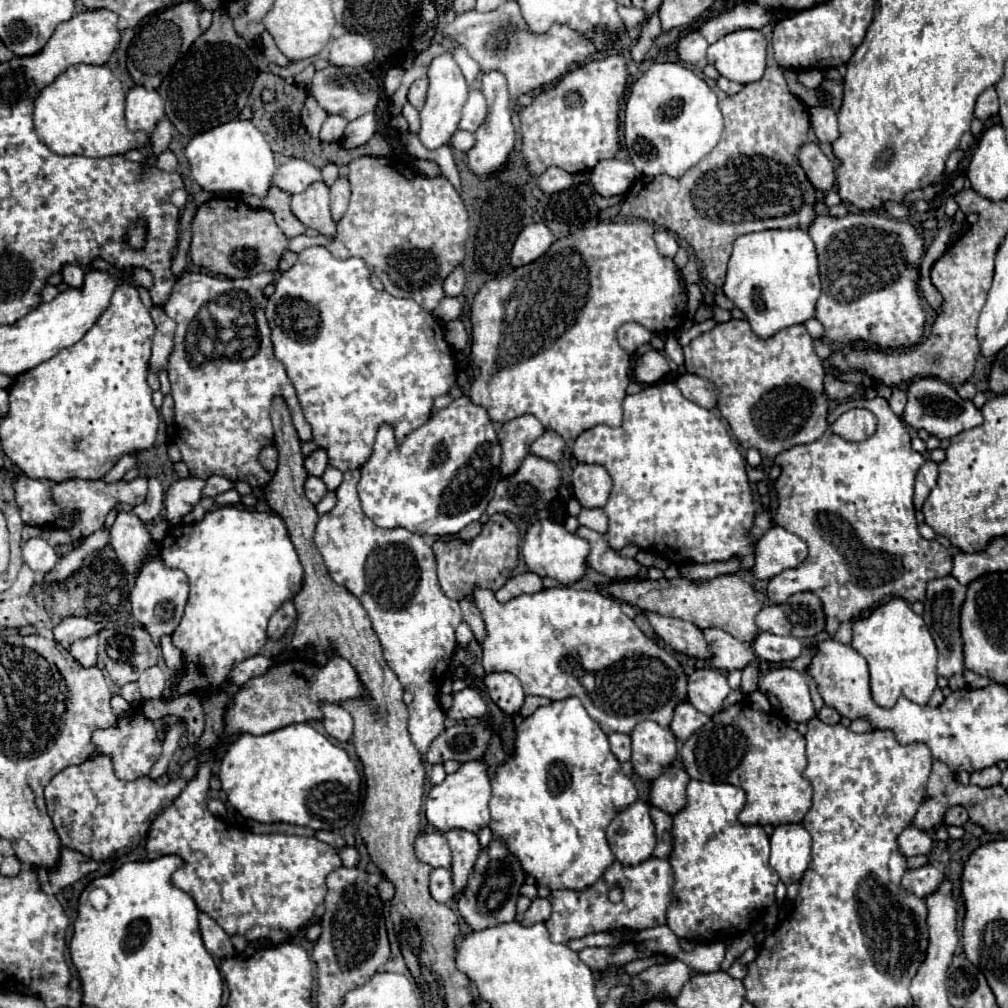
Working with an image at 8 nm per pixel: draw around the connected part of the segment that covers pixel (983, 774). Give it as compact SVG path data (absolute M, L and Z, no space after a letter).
M992 765L992 767L984 767L980 771L974 771L970 775L970 783L978 785L978 787L994 787L1000 783L1000 777L1002 777L1002 771L996 765Z

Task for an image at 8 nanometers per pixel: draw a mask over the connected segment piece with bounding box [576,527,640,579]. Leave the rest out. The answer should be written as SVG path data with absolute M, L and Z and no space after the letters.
M578 527L576 535L590 543L592 551L588 555L588 565L592 569L596 569L598 573L612 577L612 579L624 579L624 577L632 579L638 575L638 571L640 571L638 561L630 559L630 557L620 557L618 551L614 551L608 545L604 535L600 535L588 527Z

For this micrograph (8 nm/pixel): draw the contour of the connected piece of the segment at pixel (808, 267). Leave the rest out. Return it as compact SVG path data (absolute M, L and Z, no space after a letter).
M770 229L740 235L734 241L722 289L744 313L758 339L770 339L786 327L812 319L822 283L810 235L804 229Z

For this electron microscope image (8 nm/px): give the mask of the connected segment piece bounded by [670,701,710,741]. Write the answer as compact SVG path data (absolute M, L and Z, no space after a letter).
M684 701L684 703L680 703L680 705L676 707L676 711L674 711L674 721L672 721L670 729L672 729L672 733L676 735L676 739L686 741L686 739L688 739L696 729L700 729L708 719L710 719L708 715L700 713L700 711L694 709L688 701Z

